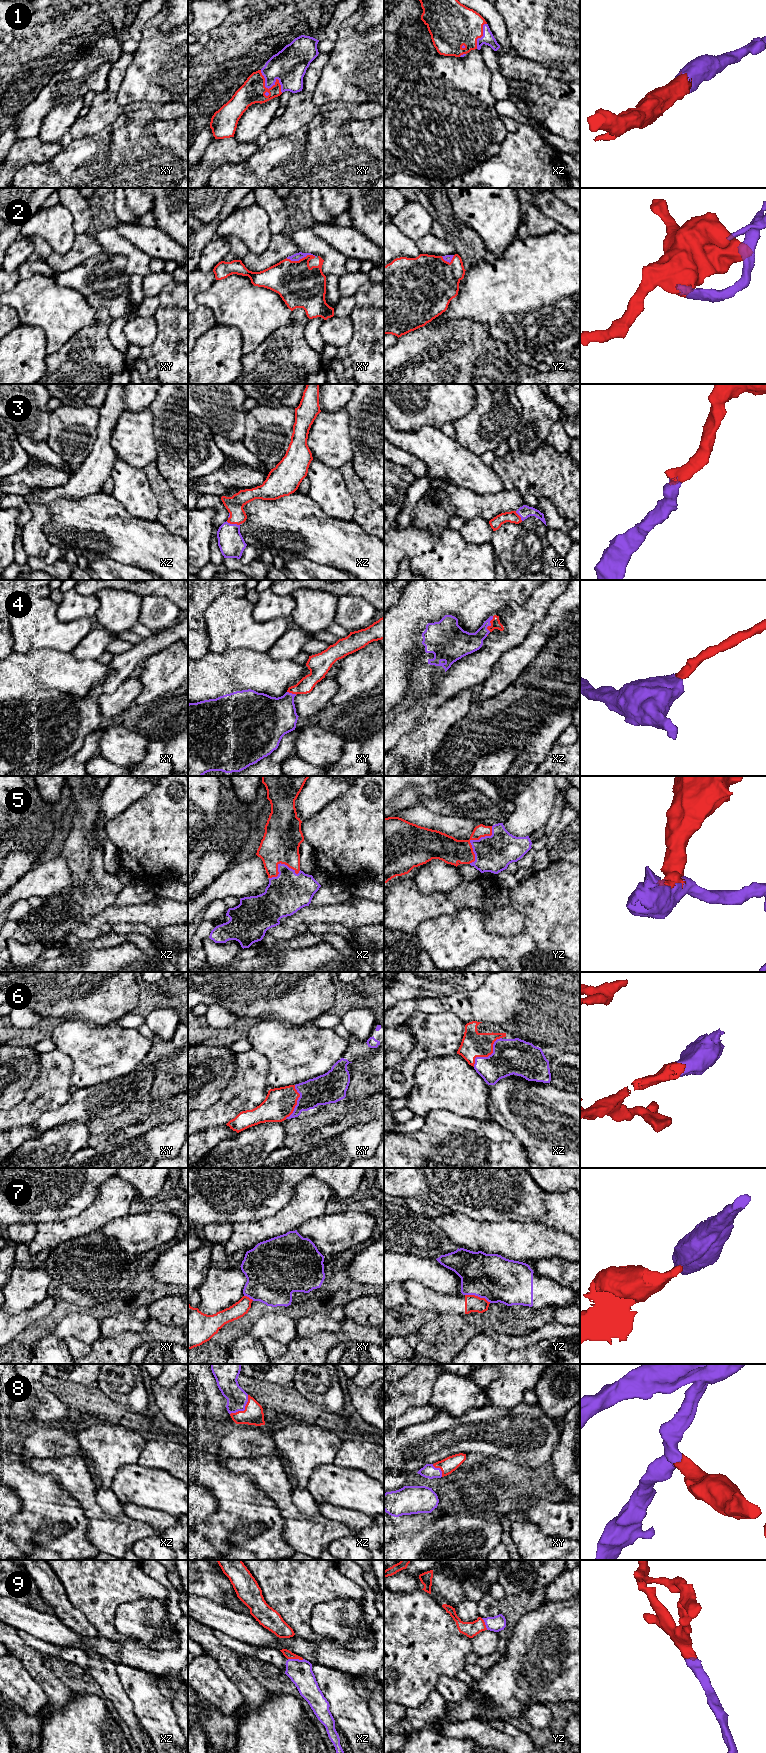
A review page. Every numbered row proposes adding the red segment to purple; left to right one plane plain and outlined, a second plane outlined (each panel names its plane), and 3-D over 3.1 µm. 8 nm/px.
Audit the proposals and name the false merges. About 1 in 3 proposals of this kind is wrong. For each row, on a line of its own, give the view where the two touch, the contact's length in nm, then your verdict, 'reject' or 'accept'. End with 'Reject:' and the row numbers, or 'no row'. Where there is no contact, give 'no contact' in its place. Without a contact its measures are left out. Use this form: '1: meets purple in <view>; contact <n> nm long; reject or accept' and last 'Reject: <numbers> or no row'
1: meets purple in xy; contact 260 nm long; accept
2: meets purple in xy; contact 240 nm long; accept
3: meets purple in xz; contact 120 nm long; accept
4: meets purple in xz; contact 130 nm long; accept
5: meets purple in yz; contact 360 nm long; accept
6: meets purple in xz; contact 340 nm long; accept
7: meets purple in yz; contact 220 nm long; reject
8: meets purple in xz; contact 220 nm long; accept
9: meets purple in xz; contact 130 nm long; accept
Reject: 7

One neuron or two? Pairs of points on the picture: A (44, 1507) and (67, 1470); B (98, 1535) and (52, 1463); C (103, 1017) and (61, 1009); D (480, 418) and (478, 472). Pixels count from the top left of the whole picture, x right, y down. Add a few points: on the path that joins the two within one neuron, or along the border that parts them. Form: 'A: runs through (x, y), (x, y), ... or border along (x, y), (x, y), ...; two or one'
A: border along (38, 1472), (50, 1474), (75, 1500); two
B: runs through (97, 1517), (92, 1511), (87, 1498), (70, 1481); one
C: runs through (93, 1009), (71, 1009); one
D: border along (459, 443), (479, 457); two

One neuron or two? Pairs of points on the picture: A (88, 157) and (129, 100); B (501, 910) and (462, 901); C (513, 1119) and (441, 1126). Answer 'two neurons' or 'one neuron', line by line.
A: two neurons
B: one neuron
C: two neurons

